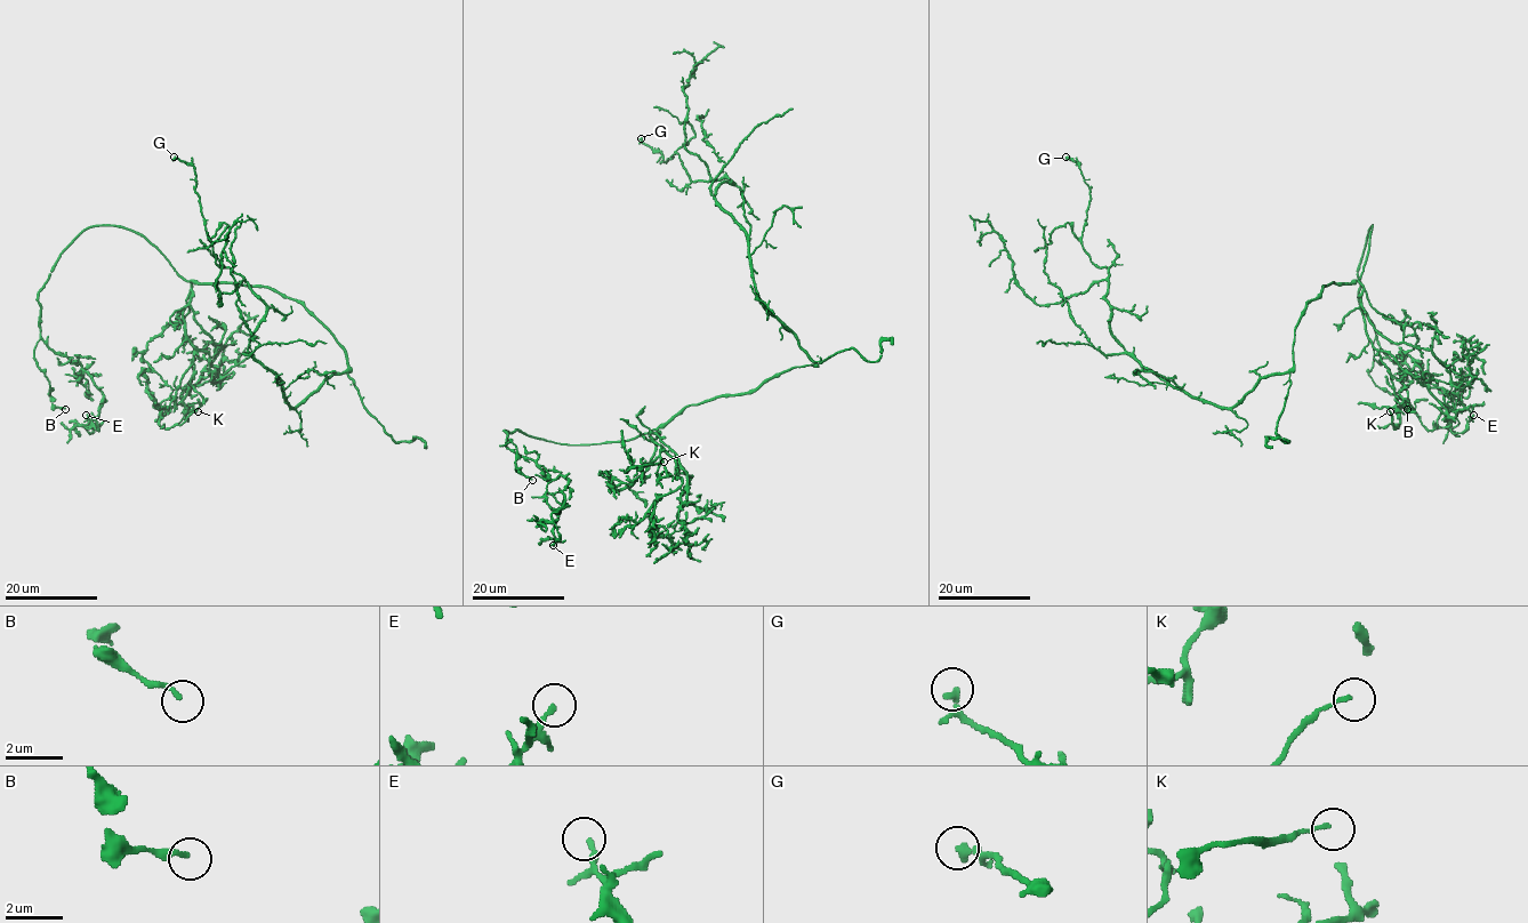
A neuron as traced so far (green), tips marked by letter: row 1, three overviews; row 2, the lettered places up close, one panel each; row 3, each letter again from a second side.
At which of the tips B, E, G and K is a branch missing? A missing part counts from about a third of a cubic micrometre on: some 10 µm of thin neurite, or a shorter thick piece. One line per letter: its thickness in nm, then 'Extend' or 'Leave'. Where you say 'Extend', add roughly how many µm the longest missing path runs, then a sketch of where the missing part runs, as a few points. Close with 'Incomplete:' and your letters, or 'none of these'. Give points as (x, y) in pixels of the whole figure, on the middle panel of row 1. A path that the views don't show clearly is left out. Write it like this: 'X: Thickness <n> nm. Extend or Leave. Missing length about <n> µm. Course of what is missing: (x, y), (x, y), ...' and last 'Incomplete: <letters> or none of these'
B: Thickness 180 nm. Leave
E: Thickness 200 nm. Leave
G: Thickness 200 nm. Leave
K: Thickness 120 nm. Leave
Incomplete: none of these

